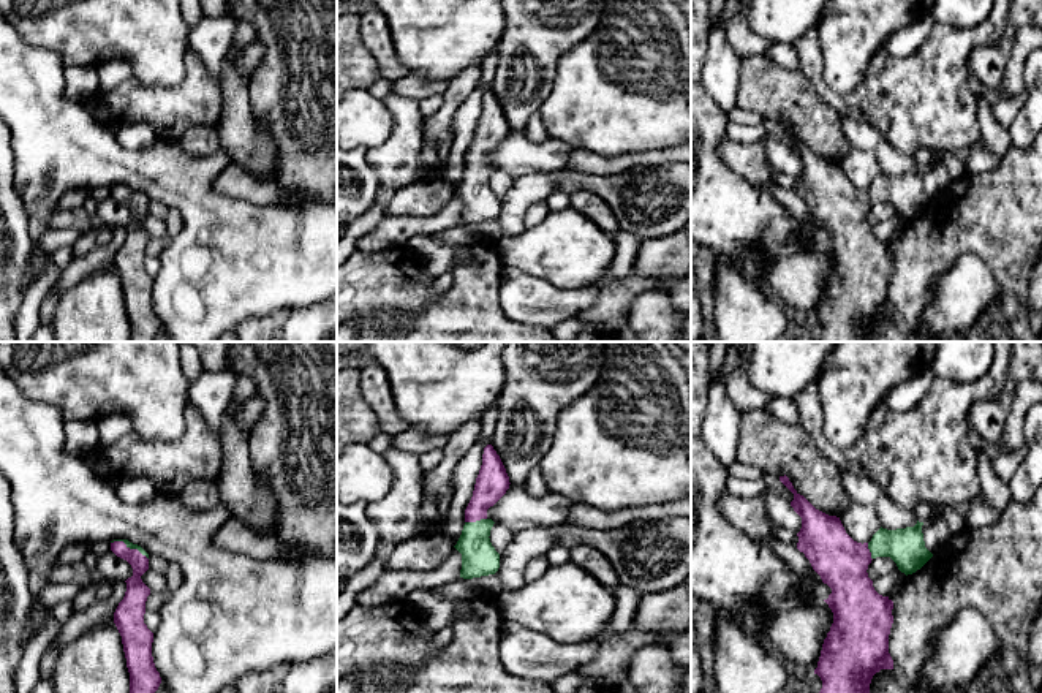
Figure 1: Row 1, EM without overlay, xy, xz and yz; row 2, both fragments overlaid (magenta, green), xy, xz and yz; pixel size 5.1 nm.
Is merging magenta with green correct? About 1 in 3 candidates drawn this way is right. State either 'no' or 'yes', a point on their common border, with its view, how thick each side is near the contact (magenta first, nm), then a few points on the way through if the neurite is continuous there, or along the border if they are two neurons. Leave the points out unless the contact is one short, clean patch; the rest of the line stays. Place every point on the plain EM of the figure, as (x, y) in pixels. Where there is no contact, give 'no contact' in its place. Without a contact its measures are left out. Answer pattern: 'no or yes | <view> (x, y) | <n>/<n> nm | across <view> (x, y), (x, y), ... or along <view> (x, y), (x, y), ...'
yes | xy (128, 193) | 120/30 nm | across xy (136, 239), (136, 203), (128, 193), (128, 190)

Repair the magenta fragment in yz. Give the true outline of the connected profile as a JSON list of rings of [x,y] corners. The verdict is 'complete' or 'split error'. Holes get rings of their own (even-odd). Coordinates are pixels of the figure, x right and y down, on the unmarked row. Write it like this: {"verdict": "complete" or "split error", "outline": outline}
{"verdict": "split error", "outline": [[[789,123],[780,127],[794,139],[791,152],[802,163],[802,174],[797,179],[797,195],[805,199],[822,228],[832,234],[824,245],[833,258],[833,269],[824,285],[821,302],[814,320],[822,326],[819,342],[871,342],[870,329],[881,315],[893,315],[889,299],[889,280],[893,269],[893,247],[879,240],[868,223],[868,210],[876,203],[890,203],[901,218],[912,220],[920,215],[933,199],[925,193],[922,171],[887,176],[879,174],[870,188],[854,187],[844,176],[840,163],[816,155],[800,141]]]}

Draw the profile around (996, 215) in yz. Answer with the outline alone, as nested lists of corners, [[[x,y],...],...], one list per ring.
[[[1042,131],[1028,150],[1010,146],[998,168],[952,182],[889,245],[893,247],[889,299],[904,326],[916,328],[933,280],[957,258],[972,253],[990,266],[1001,296],[958,342],[1039,342],[1029,324],[1026,294],[1029,272],[1042,256]]]

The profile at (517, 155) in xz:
[[[509,130],[506,139],[487,155],[487,165],[512,177],[534,172],[558,172],[569,169],[572,150],[571,144],[553,138],[530,141],[525,131]]]

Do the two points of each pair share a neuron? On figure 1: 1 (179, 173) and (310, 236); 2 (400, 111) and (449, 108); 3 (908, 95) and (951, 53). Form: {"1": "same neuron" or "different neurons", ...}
{"1": "same neuron", "2": "different neurons", "3": "same neuron"}

